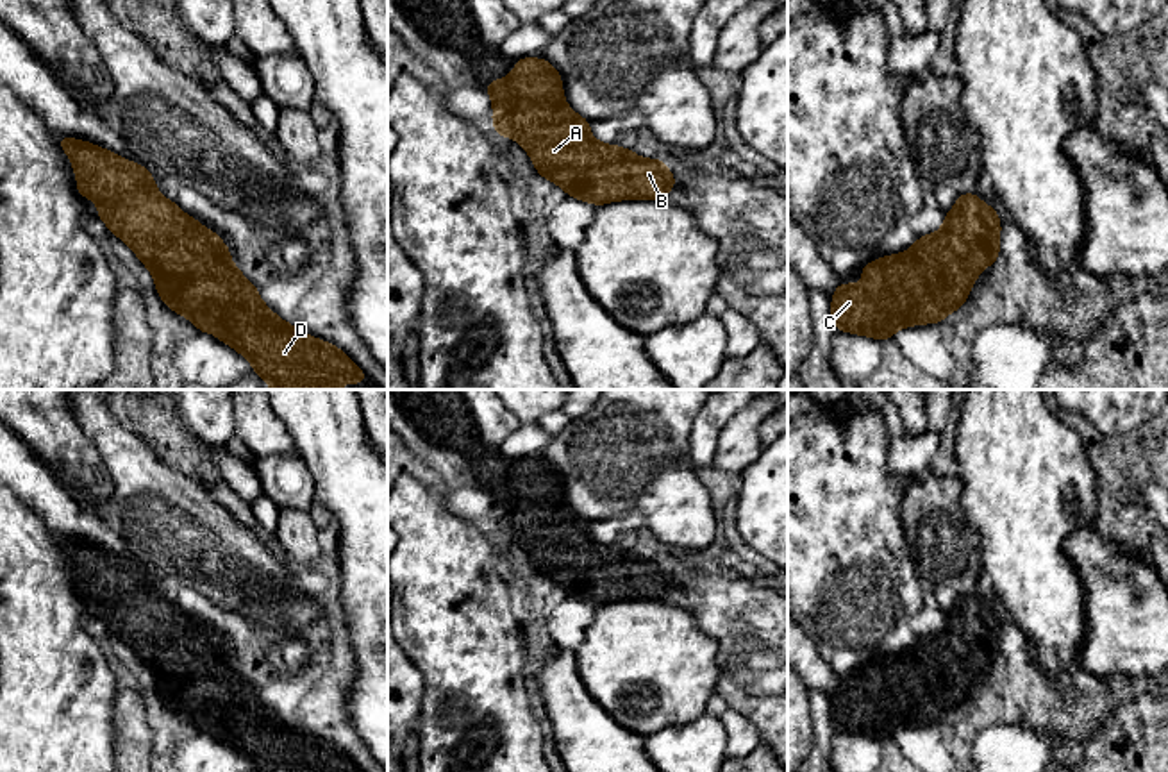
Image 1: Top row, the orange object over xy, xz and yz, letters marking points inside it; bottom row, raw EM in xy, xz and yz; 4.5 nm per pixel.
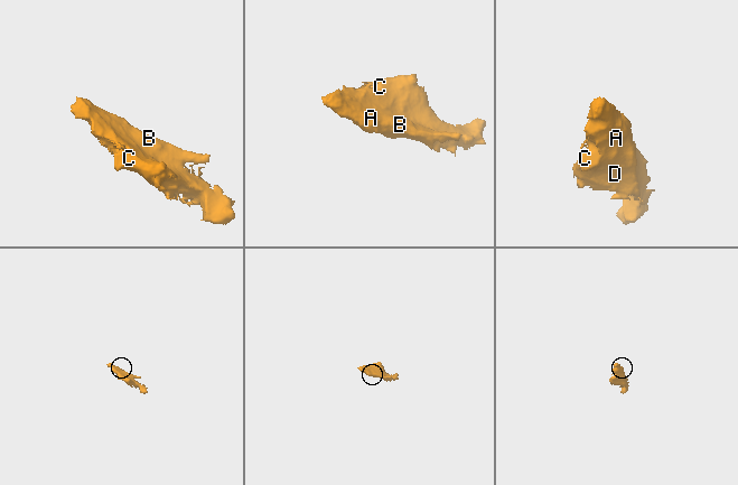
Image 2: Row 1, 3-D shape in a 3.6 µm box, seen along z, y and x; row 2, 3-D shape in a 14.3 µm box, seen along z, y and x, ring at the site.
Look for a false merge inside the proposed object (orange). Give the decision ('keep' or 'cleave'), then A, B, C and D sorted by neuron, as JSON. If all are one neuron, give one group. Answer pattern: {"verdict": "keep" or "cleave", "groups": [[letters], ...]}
{"verdict": "keep", "groups": [["A", "B", "C", "D"]]}

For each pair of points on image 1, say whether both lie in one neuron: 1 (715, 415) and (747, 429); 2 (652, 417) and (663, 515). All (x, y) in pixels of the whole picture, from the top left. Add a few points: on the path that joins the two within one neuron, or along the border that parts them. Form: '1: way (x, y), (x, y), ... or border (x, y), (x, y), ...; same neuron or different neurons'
1: border (745, 408), (740, 408), (722, 431), (713, 460); different neurons
2: way (652, 442), (652, 470), (661, 481), (663, 490); same neuron

